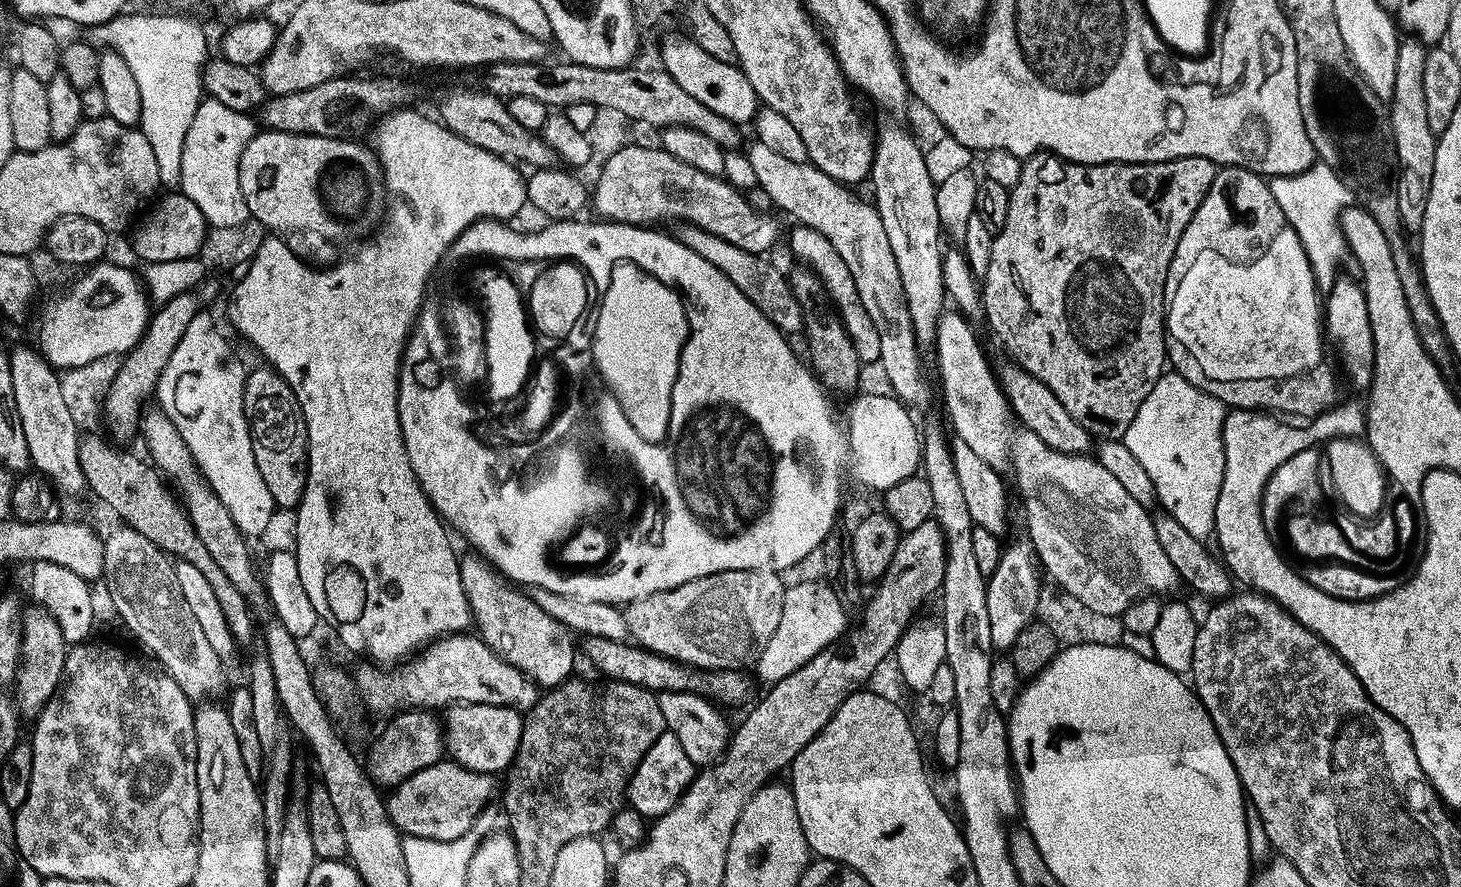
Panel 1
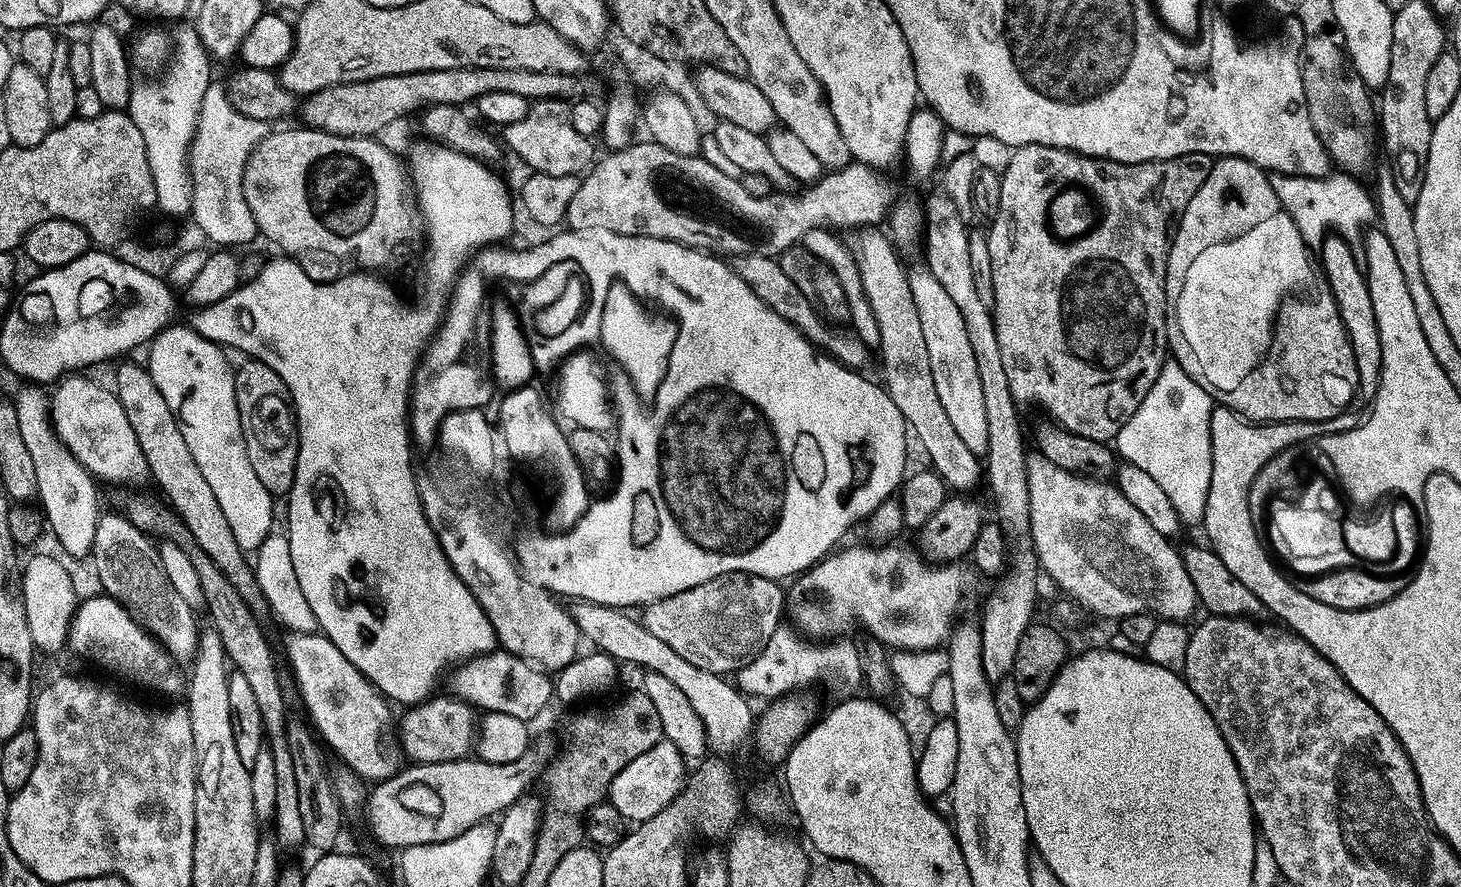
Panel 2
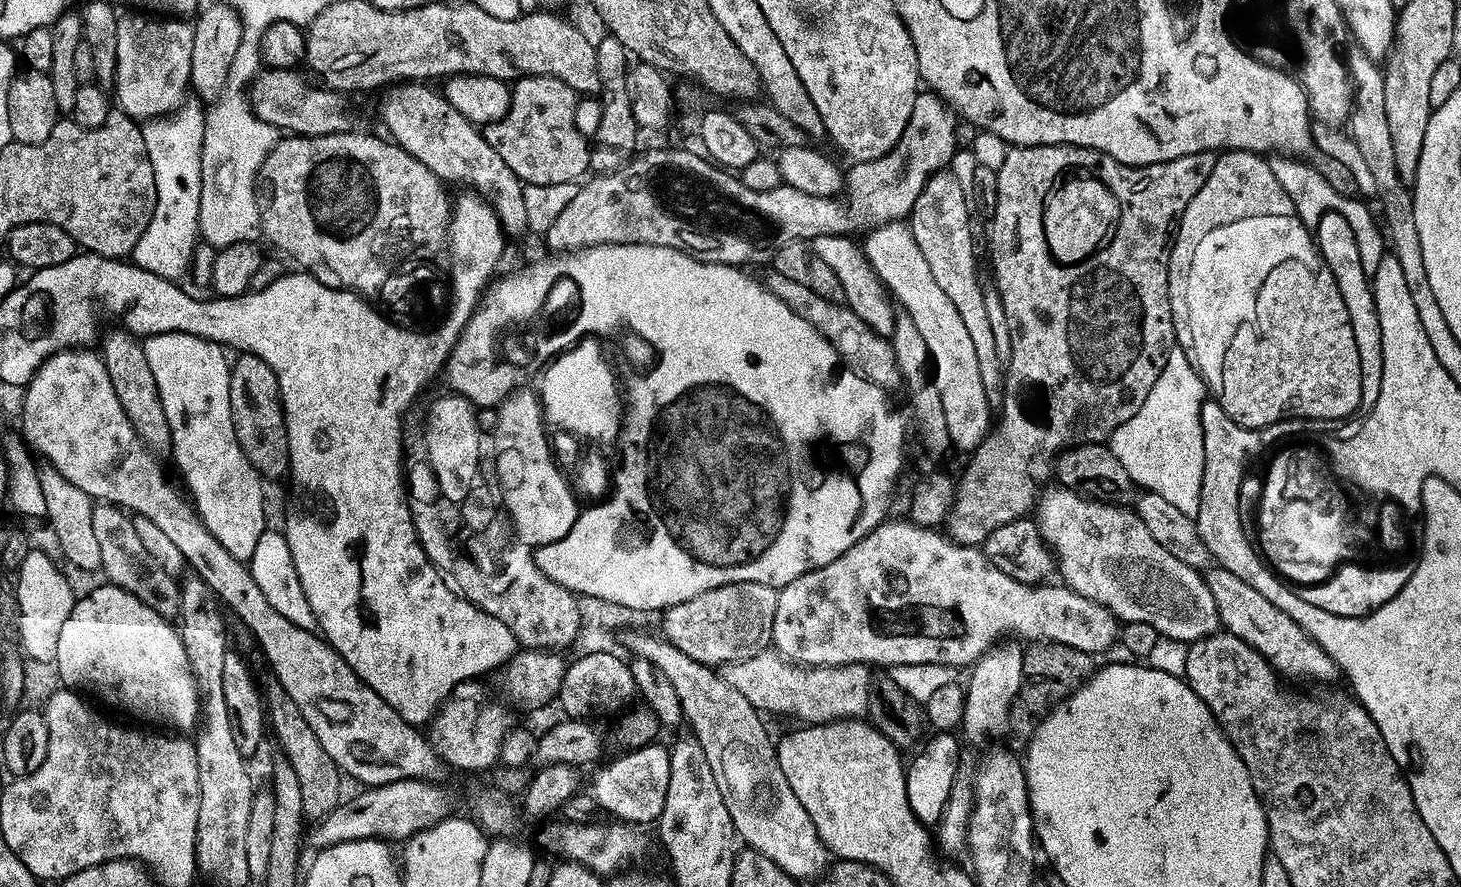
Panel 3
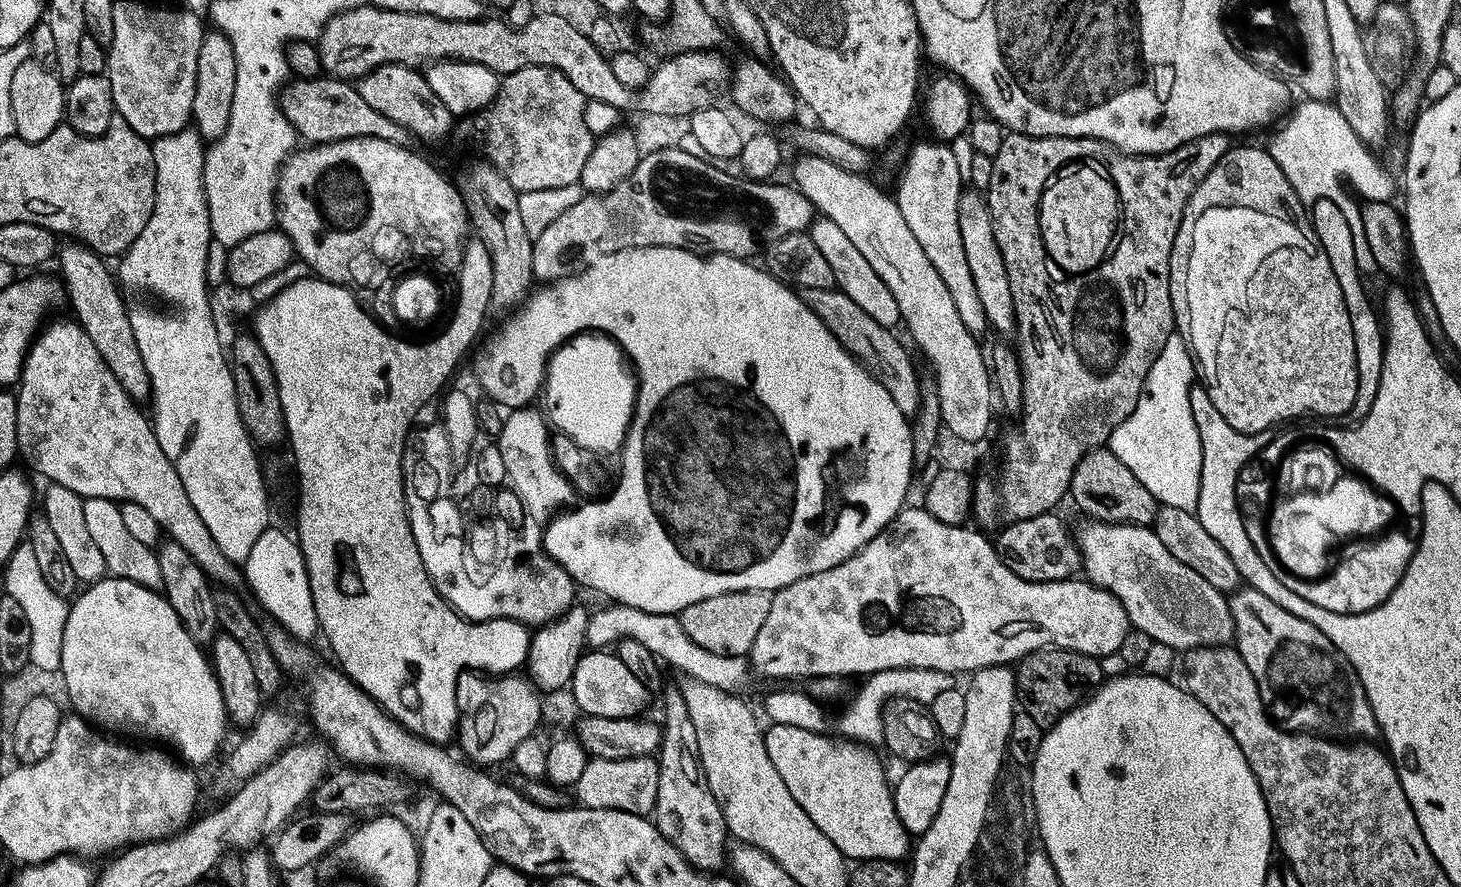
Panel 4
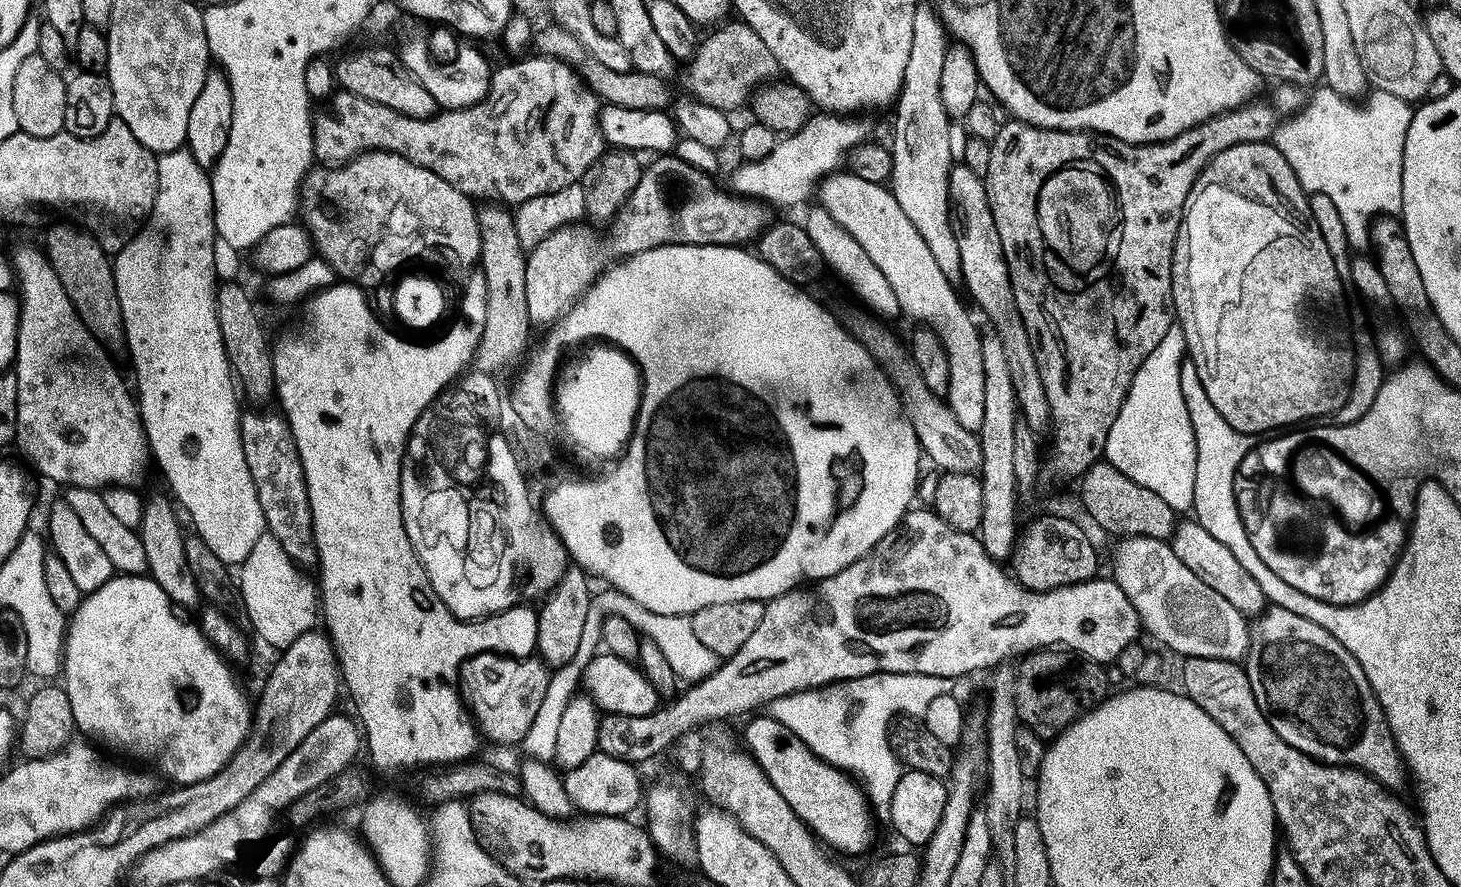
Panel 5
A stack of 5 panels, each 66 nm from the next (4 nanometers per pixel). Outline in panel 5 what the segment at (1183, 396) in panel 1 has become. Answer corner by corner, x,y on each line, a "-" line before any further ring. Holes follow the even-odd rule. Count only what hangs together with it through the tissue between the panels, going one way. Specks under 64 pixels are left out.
1173,326
1166,330
1162,342
1158,342
1158,346
1150,350
1150,354
1140,363
1140,369
1132,376
1132,383
1128,385
1124,401
1120,404
1120,413
1110,426
1102,453
1103,459
1113,468
1117,468
1124,476
1129,476
1138,486
1158,494
1158,498
1162,498
1162,502
1170,505
1177,514
1187,513
1194,502
1196,466
1194,427
1191,426
1180,386
1180,366
1185,363
1184,348
1188,347
1189,340
1182,327

